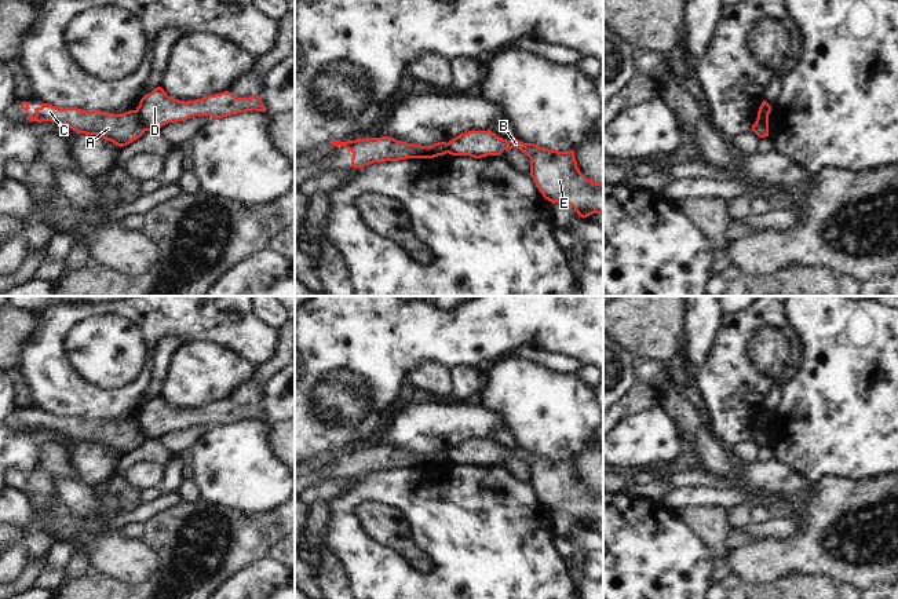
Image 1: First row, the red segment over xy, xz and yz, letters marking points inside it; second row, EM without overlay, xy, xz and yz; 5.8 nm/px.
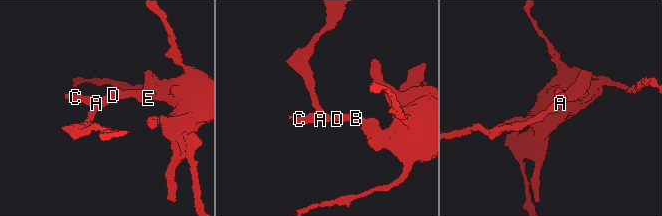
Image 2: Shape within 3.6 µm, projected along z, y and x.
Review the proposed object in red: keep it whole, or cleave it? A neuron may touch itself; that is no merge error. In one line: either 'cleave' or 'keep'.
cleave

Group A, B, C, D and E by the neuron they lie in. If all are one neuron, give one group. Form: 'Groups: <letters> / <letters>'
Groups: A C / B D E

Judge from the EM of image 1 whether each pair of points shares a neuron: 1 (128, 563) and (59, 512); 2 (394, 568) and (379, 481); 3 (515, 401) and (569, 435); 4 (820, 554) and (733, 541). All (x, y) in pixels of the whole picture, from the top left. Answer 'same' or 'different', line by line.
1: same
2: same
3: same
4: different

